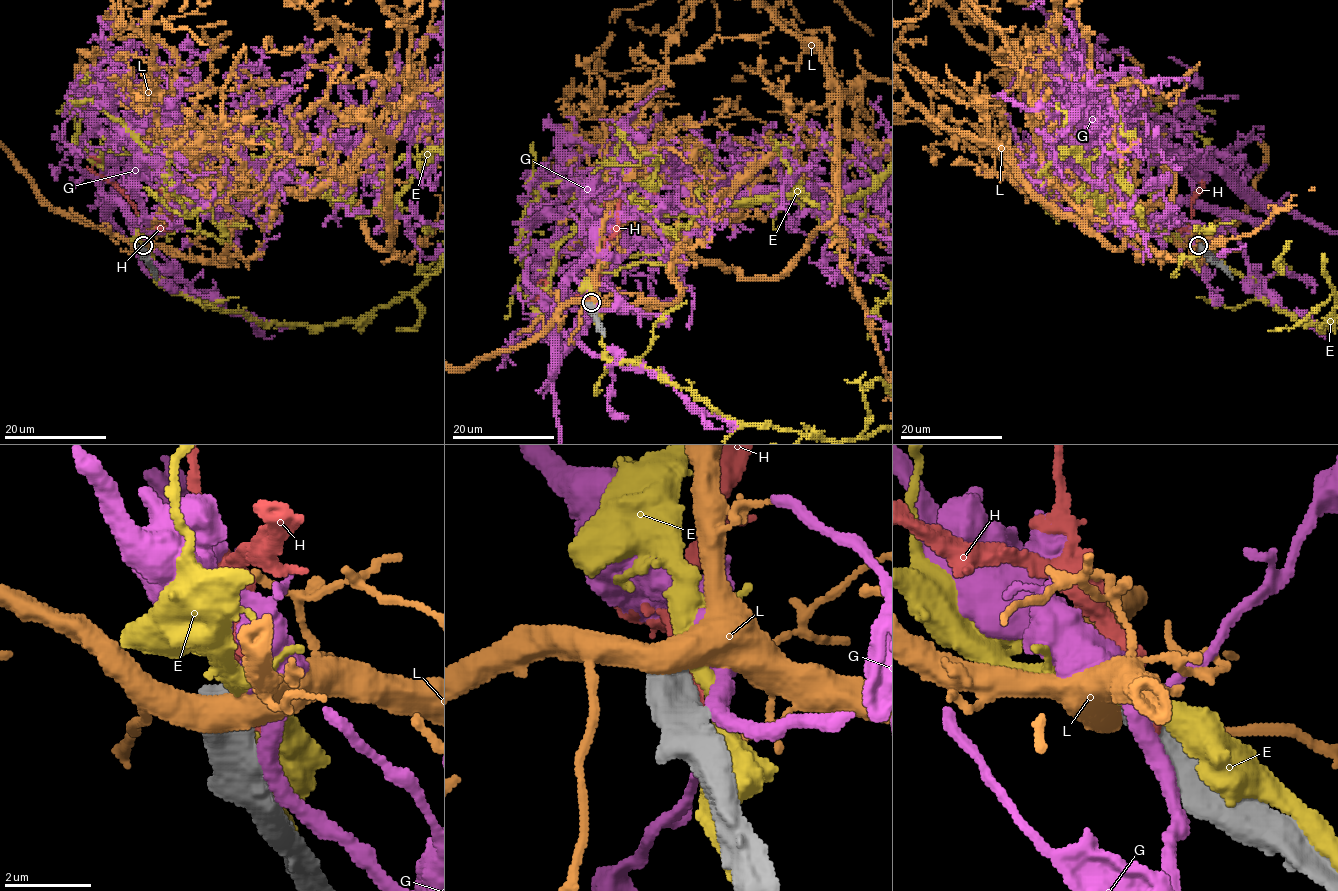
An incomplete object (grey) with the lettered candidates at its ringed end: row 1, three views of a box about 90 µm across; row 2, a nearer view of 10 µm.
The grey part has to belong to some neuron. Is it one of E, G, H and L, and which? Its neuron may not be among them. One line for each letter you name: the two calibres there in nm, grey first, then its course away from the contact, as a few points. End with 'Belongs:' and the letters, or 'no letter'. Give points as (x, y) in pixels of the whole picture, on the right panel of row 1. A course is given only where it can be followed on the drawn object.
Belongs: no letter

